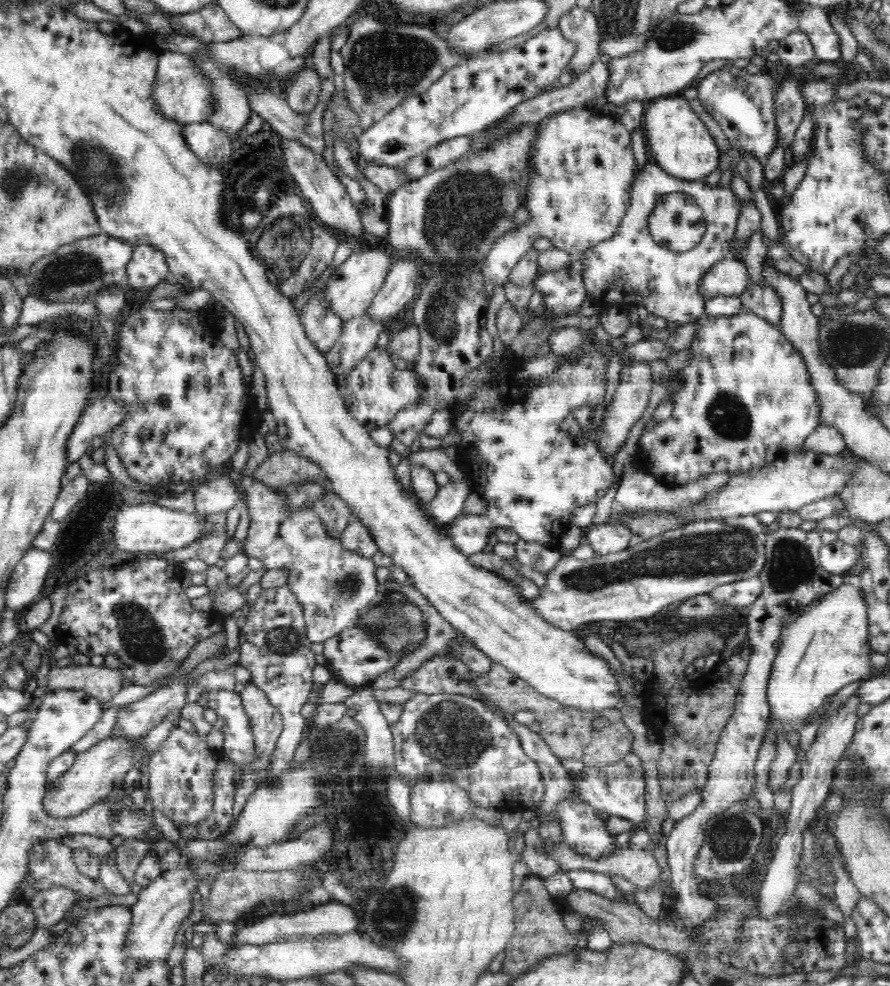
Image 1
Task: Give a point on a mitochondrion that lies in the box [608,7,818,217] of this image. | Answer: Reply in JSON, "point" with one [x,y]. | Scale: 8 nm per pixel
{"point":[678,34]}

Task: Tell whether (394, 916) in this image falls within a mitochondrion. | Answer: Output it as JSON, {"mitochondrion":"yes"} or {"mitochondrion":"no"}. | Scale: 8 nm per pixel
{"mitochondrion":"yes"}

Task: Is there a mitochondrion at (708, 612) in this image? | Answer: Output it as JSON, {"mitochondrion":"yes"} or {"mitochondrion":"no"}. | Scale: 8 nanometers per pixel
{"mitochondrion":"yes"}

